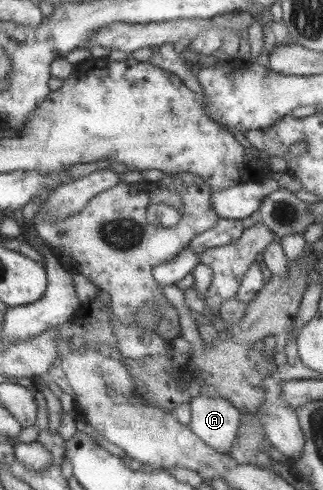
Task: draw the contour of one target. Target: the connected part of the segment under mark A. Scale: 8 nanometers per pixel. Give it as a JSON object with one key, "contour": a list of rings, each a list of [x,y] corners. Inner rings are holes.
{"contour":[[[195,396],[189,403],[191,431],[216,452],[228,454],[240,430],[240,410],[221,396]]]}

